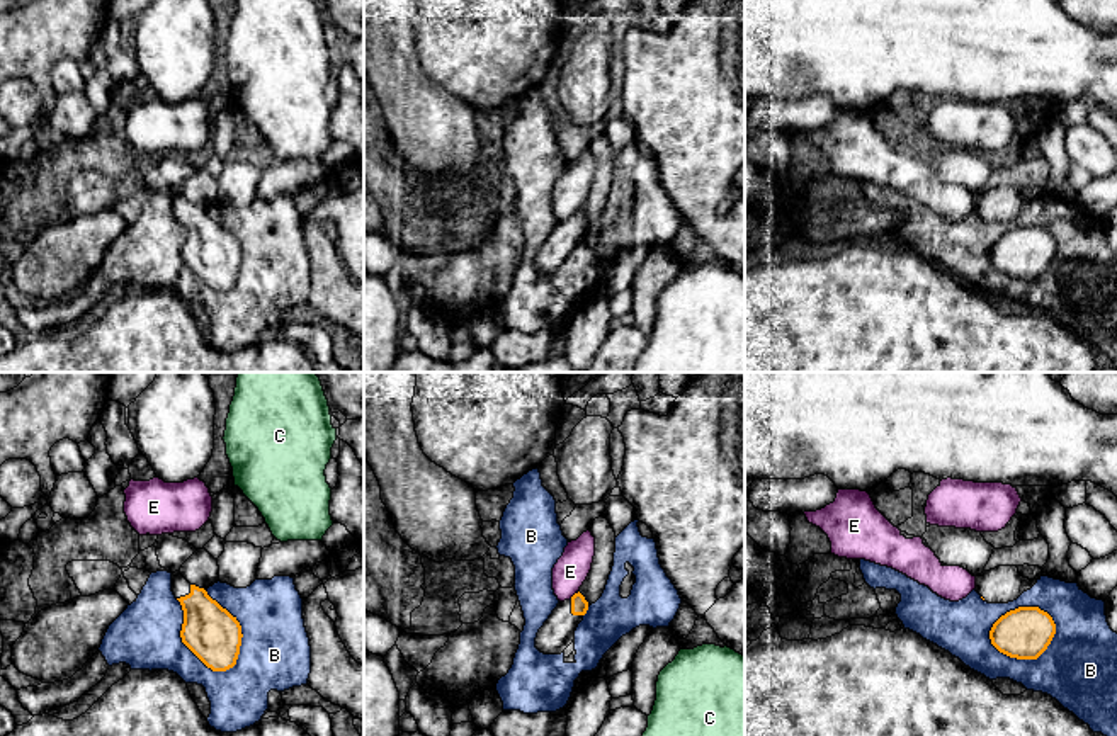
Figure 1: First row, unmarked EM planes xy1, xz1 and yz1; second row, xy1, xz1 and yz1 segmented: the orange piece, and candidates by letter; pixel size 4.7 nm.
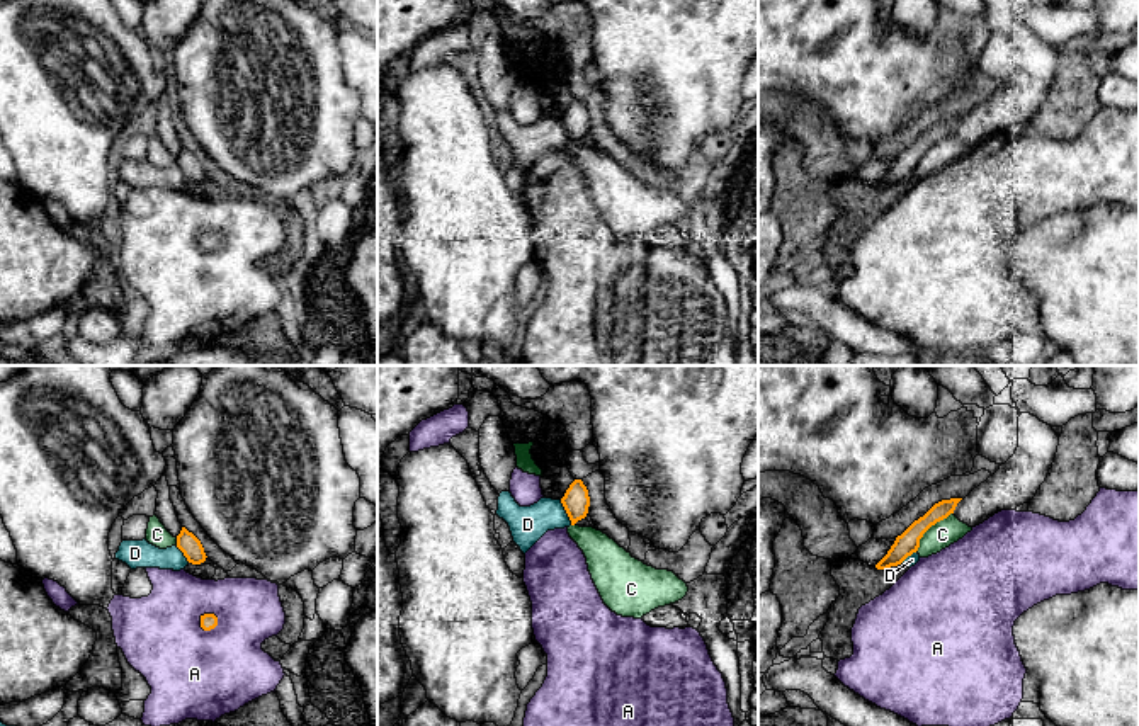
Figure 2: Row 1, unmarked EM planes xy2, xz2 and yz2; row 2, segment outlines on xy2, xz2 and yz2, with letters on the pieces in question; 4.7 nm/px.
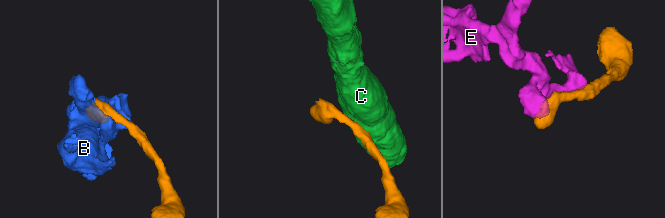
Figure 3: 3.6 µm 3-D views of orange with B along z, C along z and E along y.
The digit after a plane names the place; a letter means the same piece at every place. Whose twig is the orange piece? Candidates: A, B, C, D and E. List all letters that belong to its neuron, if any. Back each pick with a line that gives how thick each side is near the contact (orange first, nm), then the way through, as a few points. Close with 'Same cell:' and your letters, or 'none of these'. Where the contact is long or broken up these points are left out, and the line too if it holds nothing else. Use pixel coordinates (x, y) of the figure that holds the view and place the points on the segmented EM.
Same cell: none of these

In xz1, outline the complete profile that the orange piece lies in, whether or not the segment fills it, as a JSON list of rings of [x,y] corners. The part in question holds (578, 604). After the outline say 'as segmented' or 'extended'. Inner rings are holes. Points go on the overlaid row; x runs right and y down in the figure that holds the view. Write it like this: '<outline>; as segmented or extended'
[[[578,592],[570,600],[559,602],[539,629],[536,648],[544,654],[561,654],[573,643],[575,631],[588,610],[588,602]]]; extended

